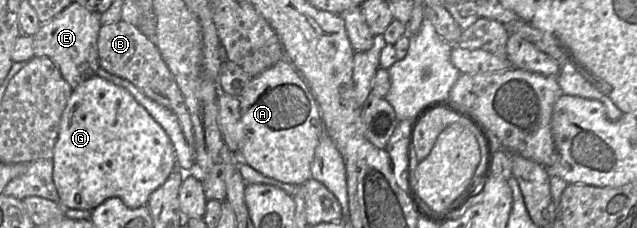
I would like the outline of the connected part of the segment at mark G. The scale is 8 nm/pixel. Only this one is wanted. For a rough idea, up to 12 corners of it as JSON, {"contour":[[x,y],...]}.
{"contour":[[125,88],[73,89],[52,160],[65,209],[132,209],[177,168]]}

